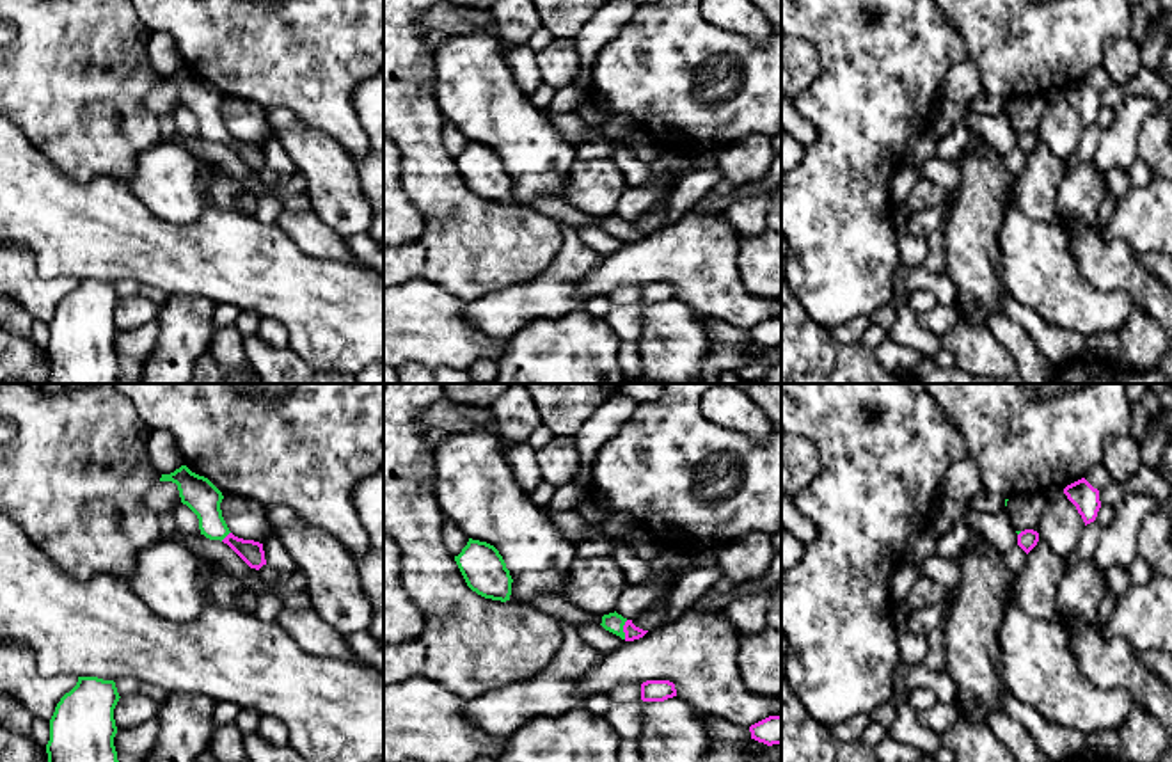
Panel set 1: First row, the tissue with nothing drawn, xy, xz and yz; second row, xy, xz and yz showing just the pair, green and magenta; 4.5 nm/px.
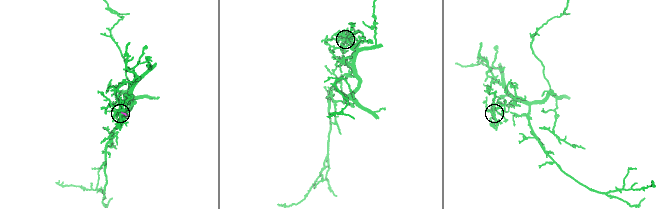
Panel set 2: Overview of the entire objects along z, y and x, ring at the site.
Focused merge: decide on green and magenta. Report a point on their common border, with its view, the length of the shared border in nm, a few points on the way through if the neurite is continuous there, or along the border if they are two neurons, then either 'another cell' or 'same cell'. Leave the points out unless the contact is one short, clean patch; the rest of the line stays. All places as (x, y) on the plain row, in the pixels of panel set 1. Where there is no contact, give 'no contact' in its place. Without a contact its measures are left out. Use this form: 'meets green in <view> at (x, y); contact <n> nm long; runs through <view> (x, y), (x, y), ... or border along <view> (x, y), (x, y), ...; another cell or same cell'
meets green in xz at (622, 231); contact 90 nm long; runs through xz (613, 224), (622, 231), (631, 233); same cell

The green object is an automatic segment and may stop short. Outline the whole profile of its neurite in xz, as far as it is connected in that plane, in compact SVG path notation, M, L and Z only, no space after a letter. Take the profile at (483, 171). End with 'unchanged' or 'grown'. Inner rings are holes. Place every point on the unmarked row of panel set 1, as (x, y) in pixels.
M469 140L455 163L472 194L492 202L510 202L513 181L494 147Z | unchanged

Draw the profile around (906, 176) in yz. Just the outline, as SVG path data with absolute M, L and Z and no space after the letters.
M902 163L897 169L897 172L890 181L890 195L895 206L906 204L909 192L913 190L913 187L918 183L920 178L922 178L922 171L909 163Z

